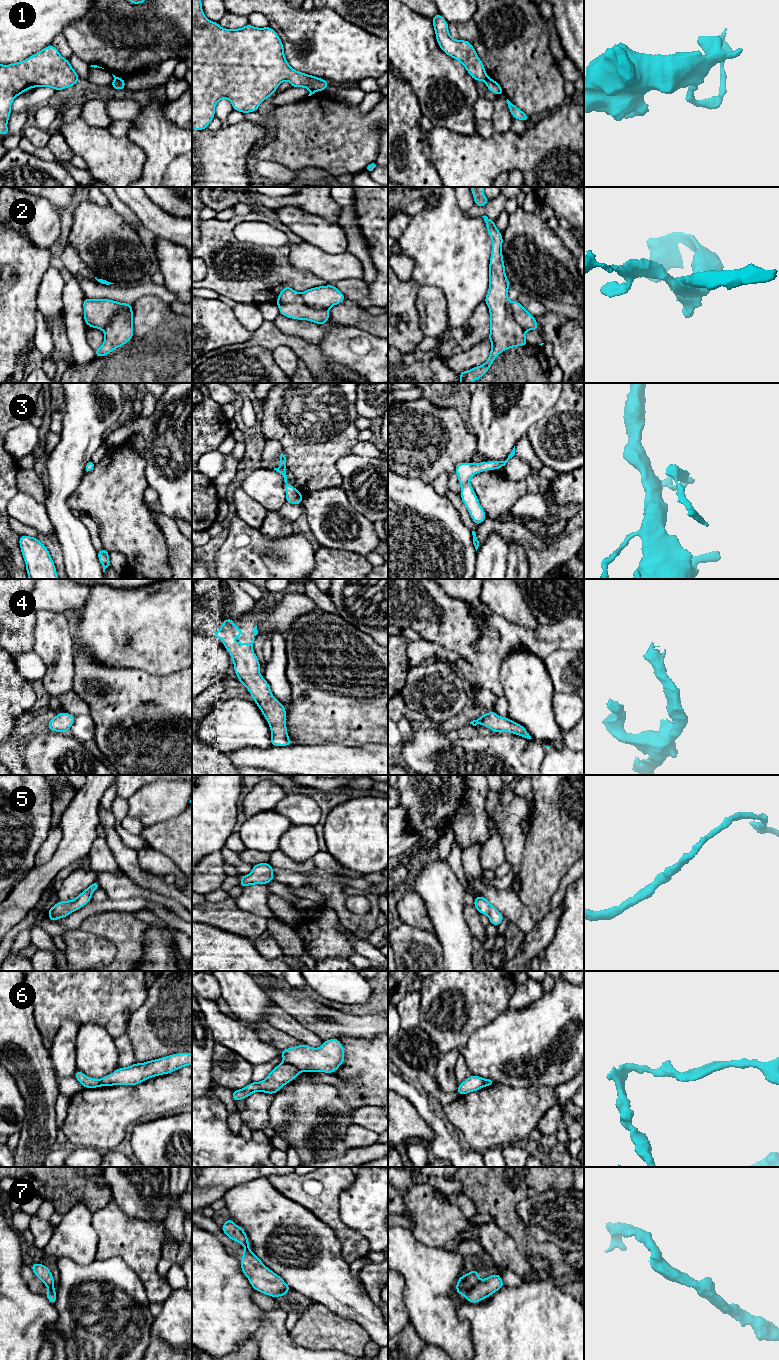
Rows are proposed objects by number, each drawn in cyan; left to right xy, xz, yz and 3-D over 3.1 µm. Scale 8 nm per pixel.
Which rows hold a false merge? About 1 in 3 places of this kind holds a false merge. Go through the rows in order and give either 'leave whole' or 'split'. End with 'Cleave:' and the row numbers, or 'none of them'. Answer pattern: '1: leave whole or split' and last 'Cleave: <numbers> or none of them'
1: split
2: split
3: leave whole
4: leave whole
5: leave whole
6: split
7: split
Cleave: 1, 2, 6, 7

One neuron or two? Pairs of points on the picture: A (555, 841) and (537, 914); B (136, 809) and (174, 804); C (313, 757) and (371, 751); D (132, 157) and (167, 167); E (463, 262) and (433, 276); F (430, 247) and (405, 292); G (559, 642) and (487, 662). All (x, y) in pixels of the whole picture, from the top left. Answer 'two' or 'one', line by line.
A: one
B: one
C: one
D: two
E: one
F: two
G: one

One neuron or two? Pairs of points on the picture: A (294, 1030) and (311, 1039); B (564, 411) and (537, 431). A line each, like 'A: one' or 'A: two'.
A: one
B: one

